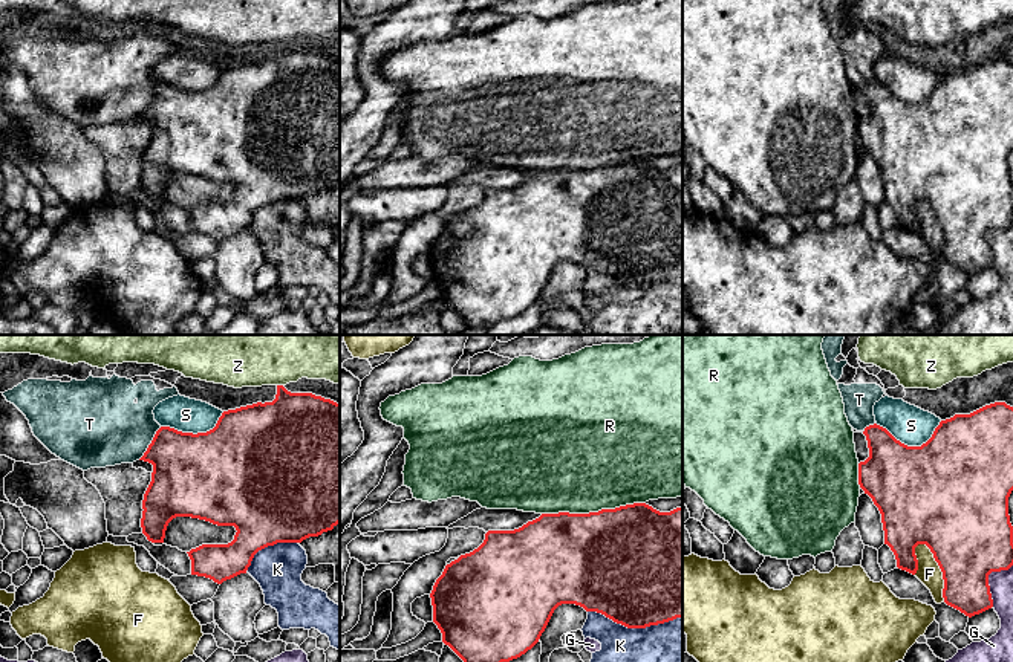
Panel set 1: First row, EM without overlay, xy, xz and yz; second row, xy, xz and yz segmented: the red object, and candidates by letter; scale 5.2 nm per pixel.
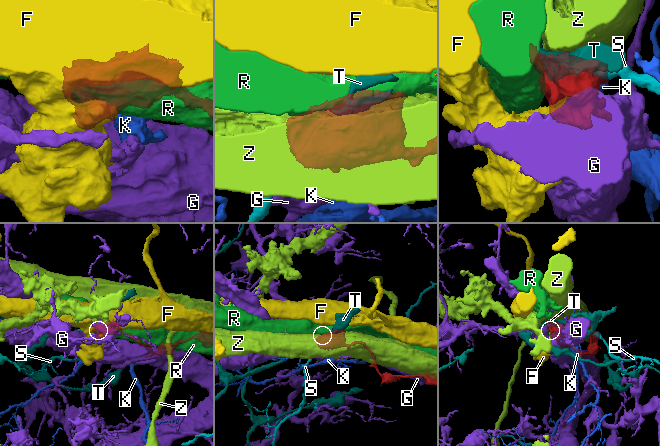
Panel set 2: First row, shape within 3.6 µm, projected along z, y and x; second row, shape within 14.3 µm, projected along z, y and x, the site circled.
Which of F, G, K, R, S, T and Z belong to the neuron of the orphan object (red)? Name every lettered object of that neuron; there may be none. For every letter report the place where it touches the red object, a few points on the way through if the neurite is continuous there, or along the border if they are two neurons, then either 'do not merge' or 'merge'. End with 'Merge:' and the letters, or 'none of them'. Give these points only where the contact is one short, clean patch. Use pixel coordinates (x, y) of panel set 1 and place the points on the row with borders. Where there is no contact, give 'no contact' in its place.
F: meets red in yz at (941, 571); do not merge
G: meets red in yz at (987, 580); do not merge
K: meets red in xz at (635, 627); do not merge
R: meets red in xz at (592, 512); do not merge
S: meets red in yz at (911, 447); do not merge
T: meets red in xy at (150, 444); do not merge
Z: meets red in xy at (280, 386); do not merge
Merge: none of them

